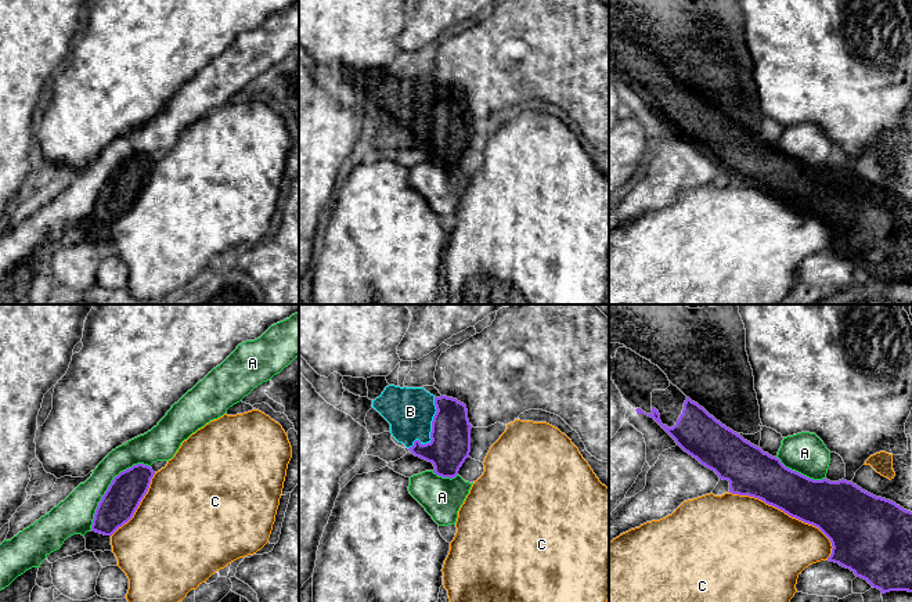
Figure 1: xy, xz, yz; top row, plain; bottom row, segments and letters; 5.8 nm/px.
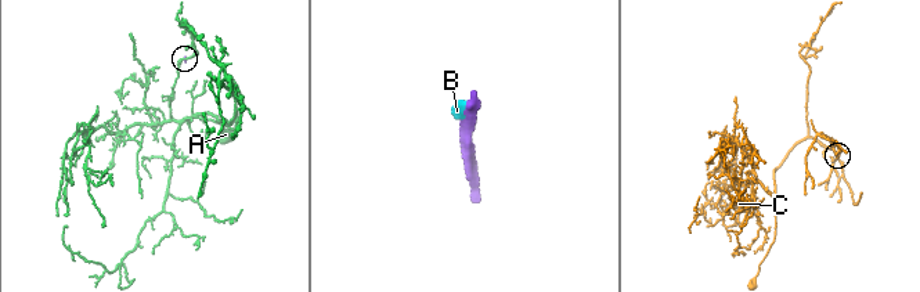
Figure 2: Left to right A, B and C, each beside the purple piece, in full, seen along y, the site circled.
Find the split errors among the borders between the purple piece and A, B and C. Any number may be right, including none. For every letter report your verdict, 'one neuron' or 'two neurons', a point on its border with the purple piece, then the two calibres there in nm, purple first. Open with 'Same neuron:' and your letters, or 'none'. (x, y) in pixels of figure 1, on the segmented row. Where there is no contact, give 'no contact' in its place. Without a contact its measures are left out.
Same neuron: B
A: two neurons | xy (110, 486) | 200/200 nm
B: one neuron | xz (432, 429) | 240/280 nm
C: two neurons | yz (788, 514) | 280/500 nm

